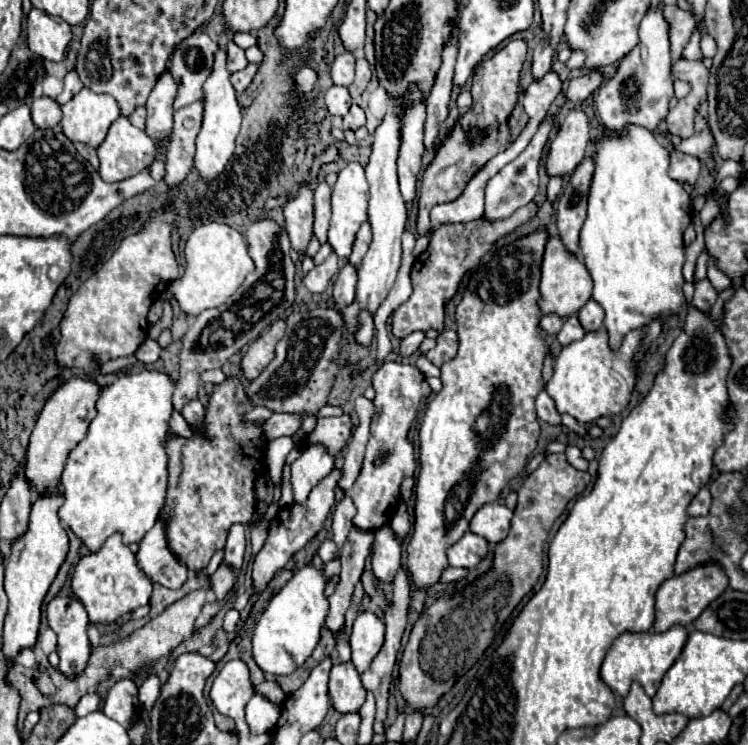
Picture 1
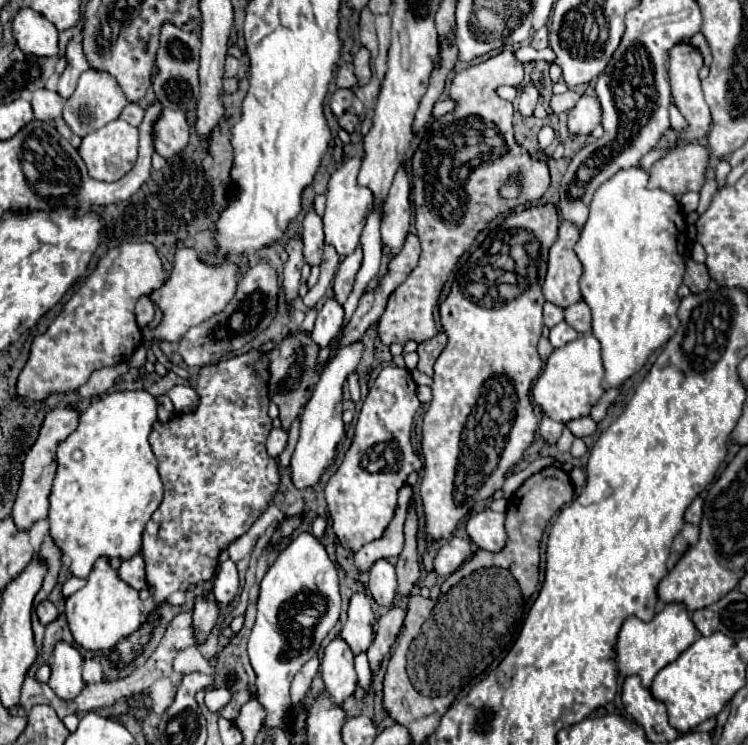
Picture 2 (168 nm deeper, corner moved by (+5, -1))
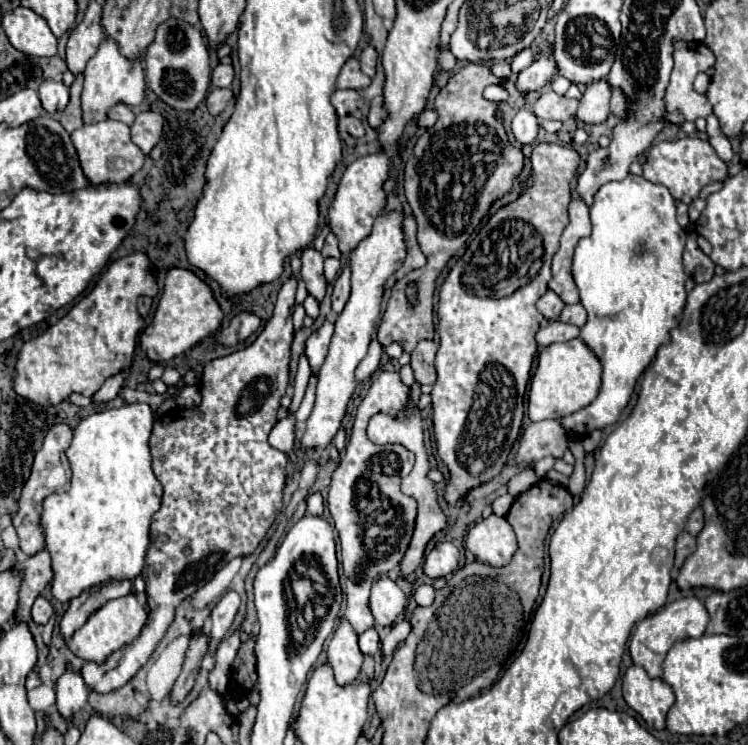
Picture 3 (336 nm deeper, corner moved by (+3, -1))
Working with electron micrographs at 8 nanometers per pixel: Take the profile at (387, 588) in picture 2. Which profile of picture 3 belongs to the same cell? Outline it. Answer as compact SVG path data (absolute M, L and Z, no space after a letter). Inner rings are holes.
M387 575L379 577L371 589L371 613L379 625L393 625L405 611L407 597Z

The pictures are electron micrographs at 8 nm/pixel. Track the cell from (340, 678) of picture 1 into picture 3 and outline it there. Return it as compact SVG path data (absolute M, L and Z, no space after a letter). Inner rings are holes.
M341 619L341 625L329 639L327 663L331 665L335 673L335 681L341 687L351 685L359 675L363 655L357 645L357 635L353 633L353 627L345 619Z

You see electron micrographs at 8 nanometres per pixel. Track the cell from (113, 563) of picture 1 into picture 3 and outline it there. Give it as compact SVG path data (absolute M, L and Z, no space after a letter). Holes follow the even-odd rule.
M135 595L111 599L95 613L91 613L85 625L73 633L69 647L75 655L79 655L85 661L103 661L111 651L121 649L123 645L133 641L141 633L141 627L145 625L145 621L147 621L147 611L139 605Z

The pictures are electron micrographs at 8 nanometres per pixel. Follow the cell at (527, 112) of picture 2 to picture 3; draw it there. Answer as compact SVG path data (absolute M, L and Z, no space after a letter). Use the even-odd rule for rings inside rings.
M521 109L515 117L513 117L513 135L519 143L533 143L533 139L537 137L539 131L539 119L531 109Z

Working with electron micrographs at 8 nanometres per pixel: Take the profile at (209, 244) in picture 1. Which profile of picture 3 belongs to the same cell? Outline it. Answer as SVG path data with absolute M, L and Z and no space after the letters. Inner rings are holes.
M173 267L167 271L159 307L155 311L151 325L141 333L139 345L155 363L165 363L165 361L185 353L199 341L203 341L207 335L215 333L219 329L221 321L223 321L223 311L221 311L217 299L213 297L211 287L203 279L199 279L193 271Z

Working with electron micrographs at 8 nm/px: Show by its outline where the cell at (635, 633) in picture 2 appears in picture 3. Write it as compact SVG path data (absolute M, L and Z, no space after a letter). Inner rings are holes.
M689 595L689 597L681 597L681 599L667 603L657 615L647 617L633 627L631 641L629 641L629 653L631 653L633 663L641 665L647 671L647 675L653 679L661 677L661 663L667 657L669 649L679 641L701 637L705 633L707 623L709 623L709 613L697 597Z

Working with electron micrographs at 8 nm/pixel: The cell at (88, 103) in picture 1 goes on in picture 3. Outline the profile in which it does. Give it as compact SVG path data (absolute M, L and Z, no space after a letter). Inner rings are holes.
M105 39L95 57L89 59L87 67L85 67L85 81L83 81L83 91L81 91L81 111L83 111L83 123L91 125L91 123L99 123L107 119L107 113L111 107L115 107L117 103L125 103L125 105L139 105L143 101L145 95L145 81L143 81L143 67L141 63L133 63L129 59L125 59L115 41Z

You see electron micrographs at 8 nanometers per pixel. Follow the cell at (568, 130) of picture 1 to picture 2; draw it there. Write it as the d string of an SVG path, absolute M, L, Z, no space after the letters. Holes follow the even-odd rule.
M583 95L569 111L571 135L587 135L601 123L601 105L595 95Z

